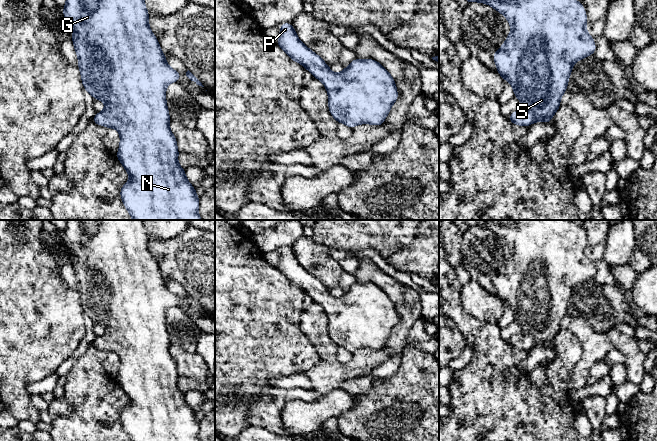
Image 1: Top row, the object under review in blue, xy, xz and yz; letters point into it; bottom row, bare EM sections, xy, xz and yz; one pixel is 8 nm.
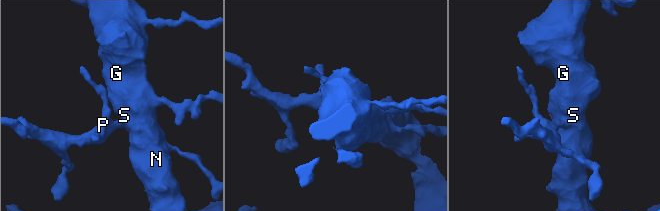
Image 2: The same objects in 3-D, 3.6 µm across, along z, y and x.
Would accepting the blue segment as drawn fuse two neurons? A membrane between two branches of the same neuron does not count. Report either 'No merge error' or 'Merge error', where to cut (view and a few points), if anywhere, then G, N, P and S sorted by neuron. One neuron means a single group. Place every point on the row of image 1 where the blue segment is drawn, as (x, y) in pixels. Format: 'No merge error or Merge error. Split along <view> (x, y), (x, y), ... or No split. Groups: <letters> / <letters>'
No merge error. No split. Groups: G N P S

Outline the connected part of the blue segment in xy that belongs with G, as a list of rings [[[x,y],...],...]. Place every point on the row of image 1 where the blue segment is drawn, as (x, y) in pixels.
[[[66,0],[63,16],[72,29],[72,41],[79,61],[77,68],[81,73],[83,87],[94,99],[106,104],[105,109],[96,113],[92,121],[97,125],[114,128],[120,134],[120,145],[116,156],[129,174],[129,182],[121,187],[120,196],[129,215],[133,220],[202,220],[198,213],[199,196],[187,180],[185,169],[178,164],[177,141],[169,128],[171,118],[166,103],[166,87],[172,82],[178,82],[182,75],[168,65],[160,44],[149,27],[149,13],[144,0]]]

